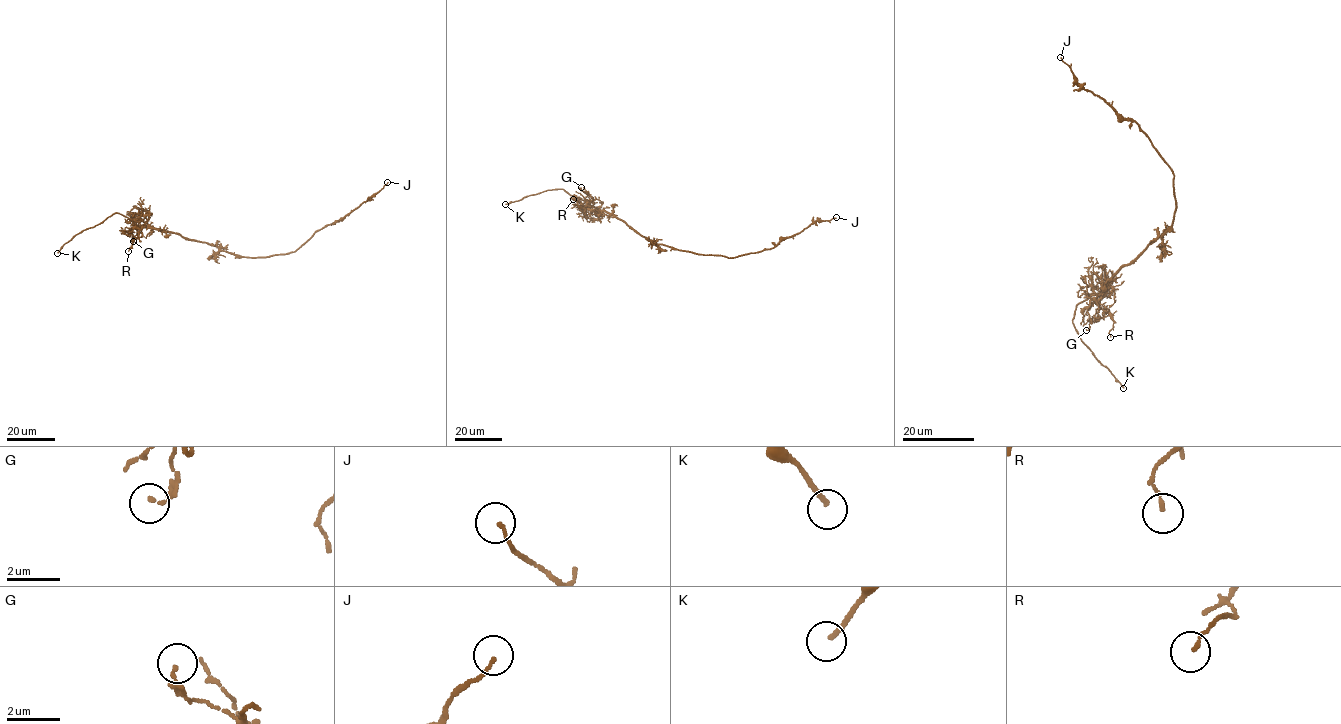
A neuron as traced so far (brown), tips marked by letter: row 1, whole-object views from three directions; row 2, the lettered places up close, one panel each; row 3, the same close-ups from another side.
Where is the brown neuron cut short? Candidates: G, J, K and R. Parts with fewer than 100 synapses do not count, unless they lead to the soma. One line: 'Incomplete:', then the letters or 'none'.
Incomplete: K

